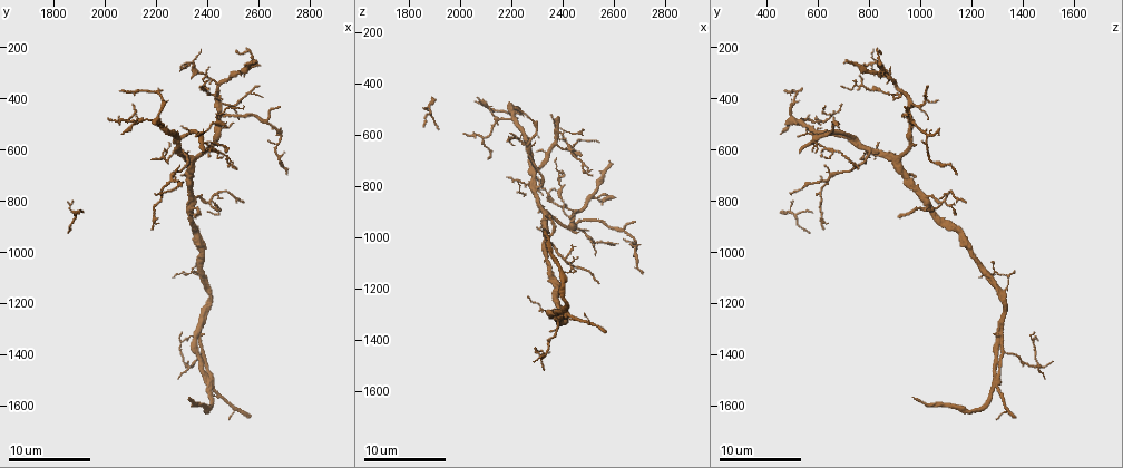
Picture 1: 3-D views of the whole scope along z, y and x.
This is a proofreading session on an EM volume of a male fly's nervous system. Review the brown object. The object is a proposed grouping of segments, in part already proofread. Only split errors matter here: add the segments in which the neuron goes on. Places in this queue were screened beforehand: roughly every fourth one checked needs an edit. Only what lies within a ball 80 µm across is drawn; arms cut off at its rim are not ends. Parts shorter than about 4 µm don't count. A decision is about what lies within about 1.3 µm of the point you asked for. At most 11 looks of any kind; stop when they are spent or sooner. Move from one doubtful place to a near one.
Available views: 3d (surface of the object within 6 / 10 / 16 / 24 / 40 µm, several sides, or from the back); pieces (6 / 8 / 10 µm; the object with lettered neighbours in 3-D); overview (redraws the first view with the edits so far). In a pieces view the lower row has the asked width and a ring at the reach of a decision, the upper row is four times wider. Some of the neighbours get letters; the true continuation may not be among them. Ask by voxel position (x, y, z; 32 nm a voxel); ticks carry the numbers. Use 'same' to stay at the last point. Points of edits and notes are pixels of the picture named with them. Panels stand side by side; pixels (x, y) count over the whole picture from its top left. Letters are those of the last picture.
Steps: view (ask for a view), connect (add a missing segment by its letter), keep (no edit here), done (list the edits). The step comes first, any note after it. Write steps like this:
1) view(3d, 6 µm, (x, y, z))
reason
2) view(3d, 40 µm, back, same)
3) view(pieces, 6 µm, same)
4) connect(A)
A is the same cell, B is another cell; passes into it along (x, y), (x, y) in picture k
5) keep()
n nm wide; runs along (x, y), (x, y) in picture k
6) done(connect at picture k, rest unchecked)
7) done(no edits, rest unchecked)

view(pieces, 8 µm, (2720, 690, 1130))

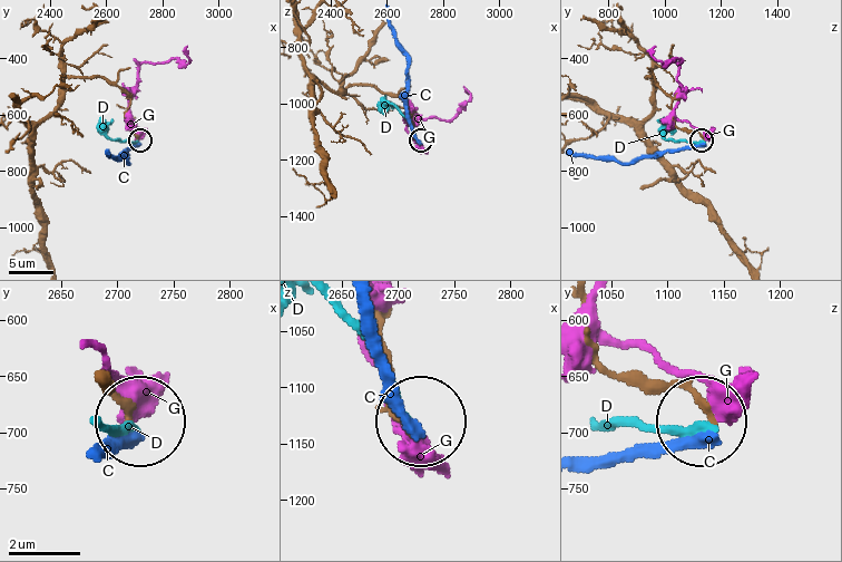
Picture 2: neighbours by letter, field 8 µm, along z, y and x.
keep()
C, D and G are other cells; runs along (580, 302), (607, 365), (678, 386), (703, 407) in picture 2; none of them fits

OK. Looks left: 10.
view(3d, 6 µm, (2360, 850, 920))
an open end

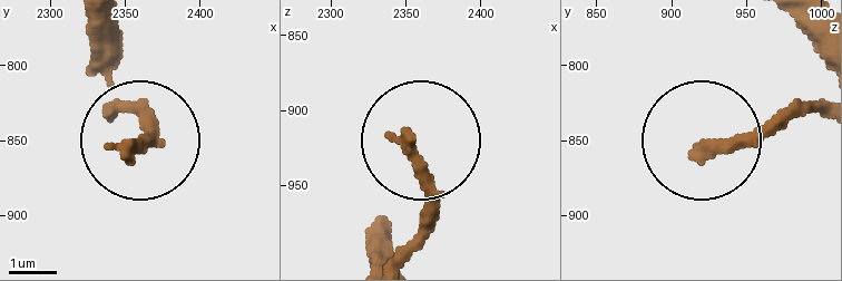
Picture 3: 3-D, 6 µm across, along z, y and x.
view(pieces, 10 µm, (2348, 860, 918))

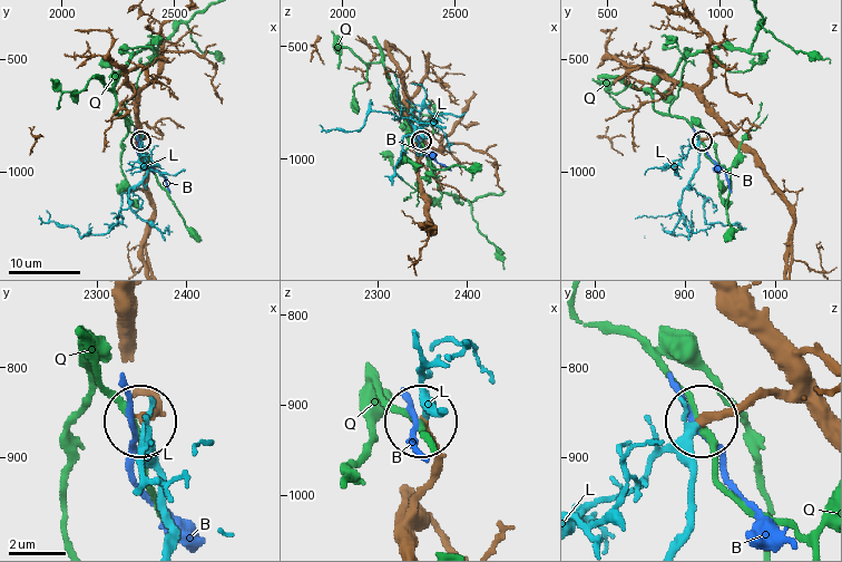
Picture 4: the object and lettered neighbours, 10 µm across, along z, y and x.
connect(L)
L is the same cell, B and Q are other cells; the neuron continues

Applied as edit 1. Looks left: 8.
view(overview)

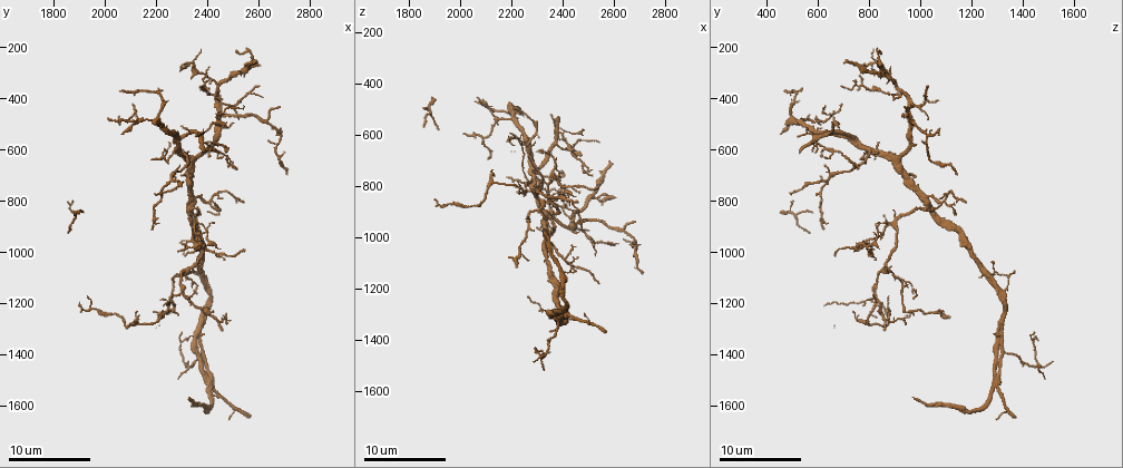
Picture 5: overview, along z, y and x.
view(pieces, 6 µm, (2180, 650, 760))
branch stops here

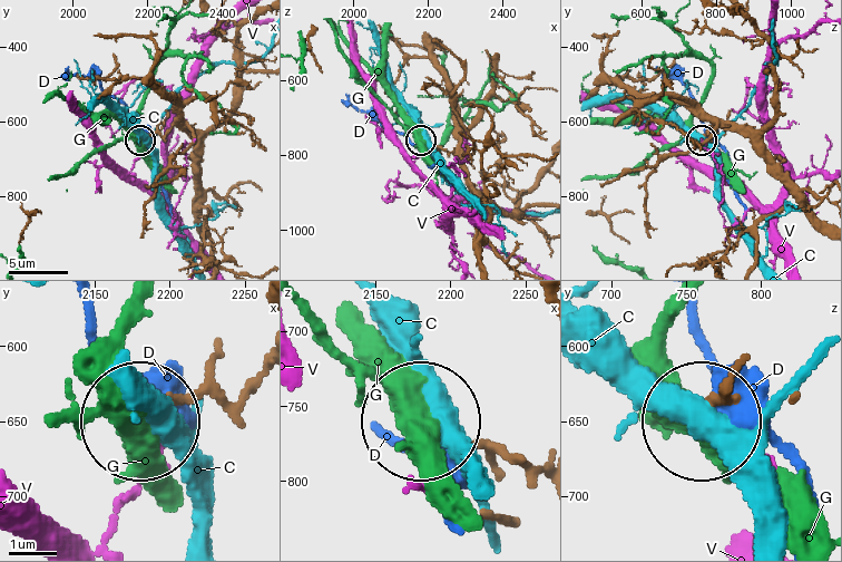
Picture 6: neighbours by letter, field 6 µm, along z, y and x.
keep()
C, D, G and V are other cells; no lettered segment goes on from it

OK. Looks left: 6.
view(pieces, 6 µm, (2680, 430, 940))
thin end

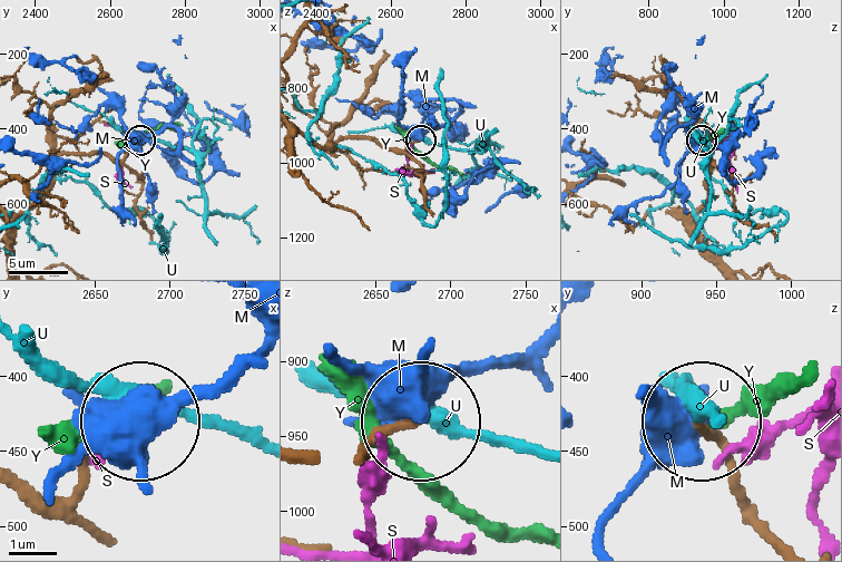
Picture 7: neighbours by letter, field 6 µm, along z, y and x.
keep()
M, S, U and Y are other cells; none of them fits

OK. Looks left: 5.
view(pieces, 6 µm, (2120, 420, 680))
thin end

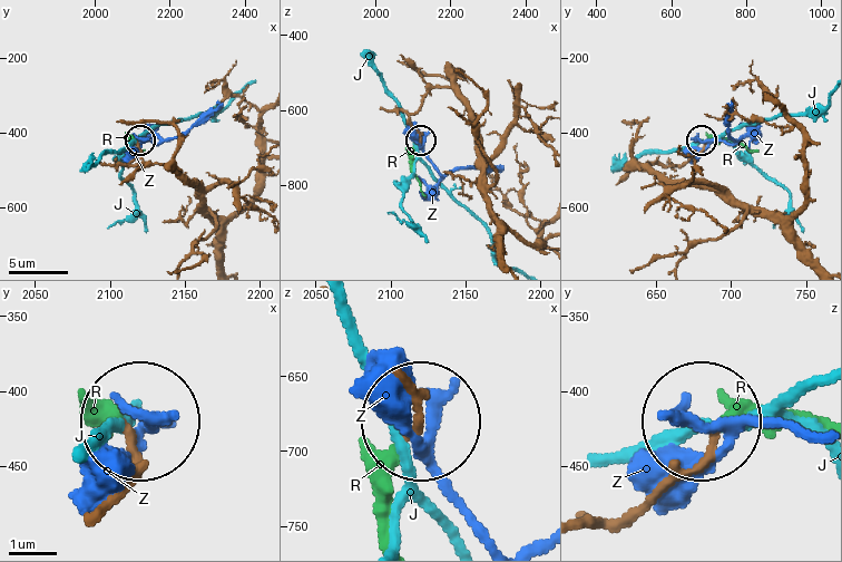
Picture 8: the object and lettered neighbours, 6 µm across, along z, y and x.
connect(R)
R is the same cell, J and Z are other cells; passes into it along (411, 406), (388, 538) in picture 8; it goes on there

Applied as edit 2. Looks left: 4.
done(connect at picture 4, connect at picture 8, rest unchecked)

